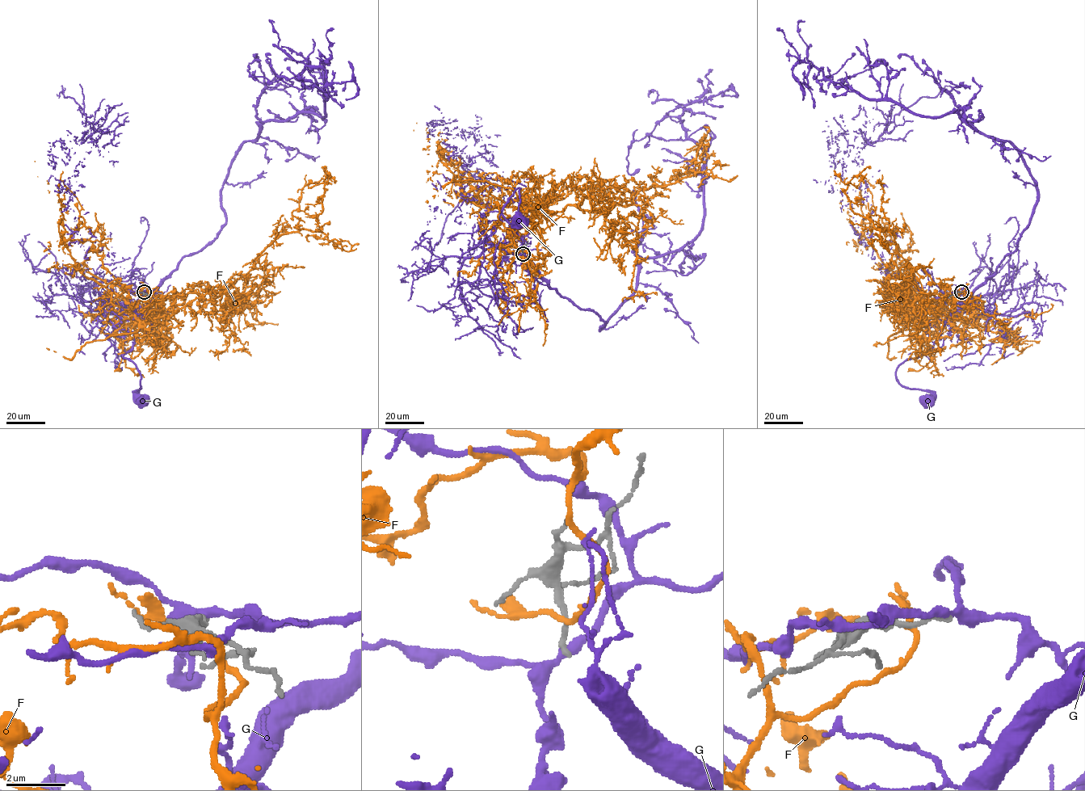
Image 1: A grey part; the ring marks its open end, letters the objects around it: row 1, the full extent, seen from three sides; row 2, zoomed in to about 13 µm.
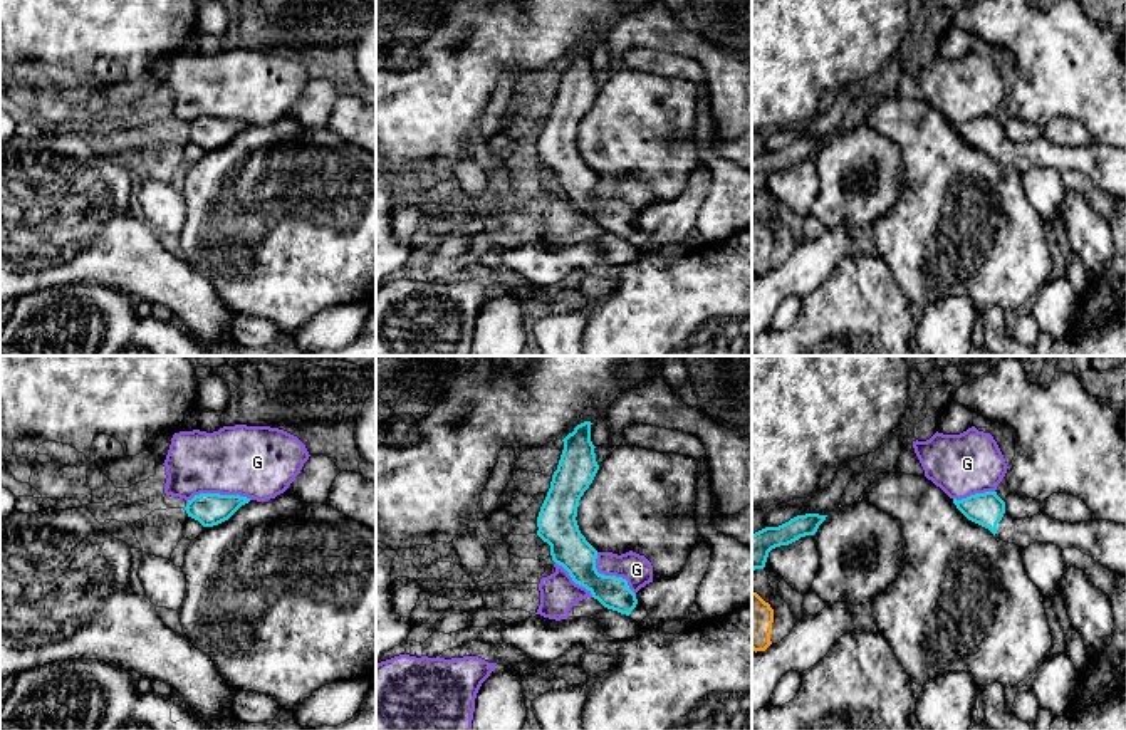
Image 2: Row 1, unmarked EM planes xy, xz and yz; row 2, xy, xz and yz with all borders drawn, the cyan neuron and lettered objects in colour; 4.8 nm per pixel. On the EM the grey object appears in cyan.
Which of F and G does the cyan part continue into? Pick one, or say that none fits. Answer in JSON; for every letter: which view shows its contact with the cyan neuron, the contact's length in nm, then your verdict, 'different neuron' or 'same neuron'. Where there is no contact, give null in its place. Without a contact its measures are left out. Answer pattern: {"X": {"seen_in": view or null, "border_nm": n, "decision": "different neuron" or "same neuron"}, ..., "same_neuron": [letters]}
{"F": {"seen_in": null, "decision": "different neuron"}, "G": {"seen_in": "xy", "border_nm": 320, "decision": "different neuron"}, "same_neuron": []}

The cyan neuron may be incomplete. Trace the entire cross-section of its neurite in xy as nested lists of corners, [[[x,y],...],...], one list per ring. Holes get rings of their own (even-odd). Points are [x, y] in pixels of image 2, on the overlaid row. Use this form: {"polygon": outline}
{"polygon": [[[200,493],[188,500],[185,510],[188,517],[203,527],[213,527],[228,520],[250,498],[240,495]]]}

